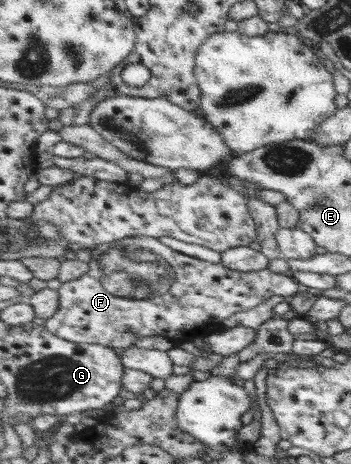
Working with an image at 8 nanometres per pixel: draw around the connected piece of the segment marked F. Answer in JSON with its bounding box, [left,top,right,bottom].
[44,236,303,351]

